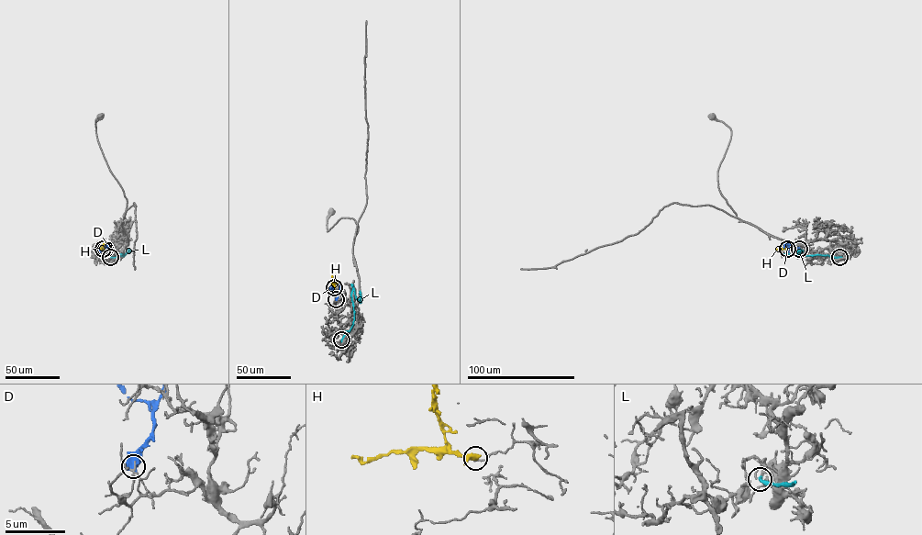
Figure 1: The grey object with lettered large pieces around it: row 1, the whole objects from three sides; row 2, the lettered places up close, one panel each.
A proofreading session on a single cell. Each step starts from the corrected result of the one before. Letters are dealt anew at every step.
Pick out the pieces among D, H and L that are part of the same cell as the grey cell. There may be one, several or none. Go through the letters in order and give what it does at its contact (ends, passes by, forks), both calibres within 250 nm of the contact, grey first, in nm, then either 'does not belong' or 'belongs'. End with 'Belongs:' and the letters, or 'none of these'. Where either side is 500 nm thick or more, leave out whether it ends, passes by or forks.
D: calibres 160 and 700 nm; does not belong
H: it passes by; calibres 160 and 320 nm; does not belong
L: it passes by; calibres 120 and 240 nm; does not belong
Belongs: none of these

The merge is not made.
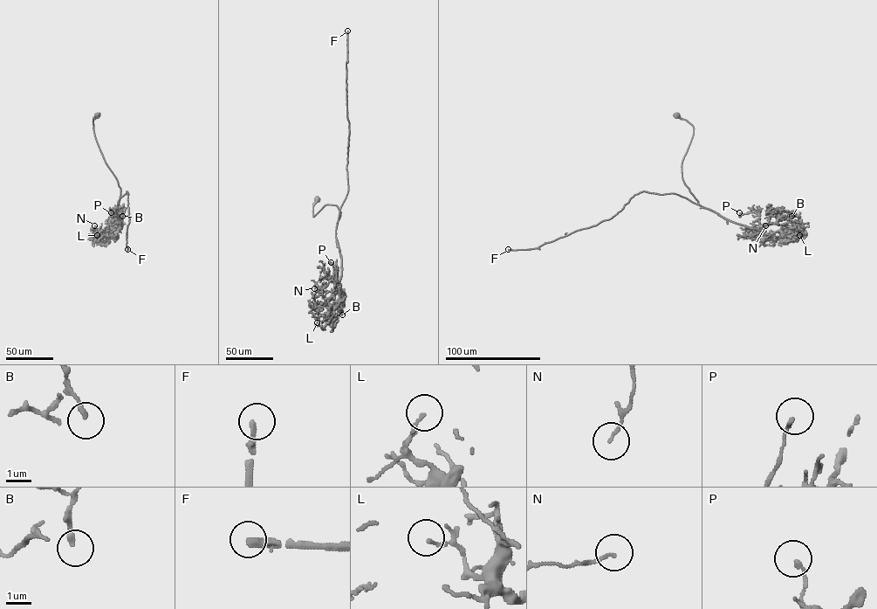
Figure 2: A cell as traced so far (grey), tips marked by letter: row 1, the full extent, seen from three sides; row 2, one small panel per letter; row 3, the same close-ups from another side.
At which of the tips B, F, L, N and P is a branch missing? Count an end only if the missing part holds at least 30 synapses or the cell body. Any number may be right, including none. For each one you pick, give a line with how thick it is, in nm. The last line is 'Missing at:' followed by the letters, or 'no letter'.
F: 240 nm
Missing at: F

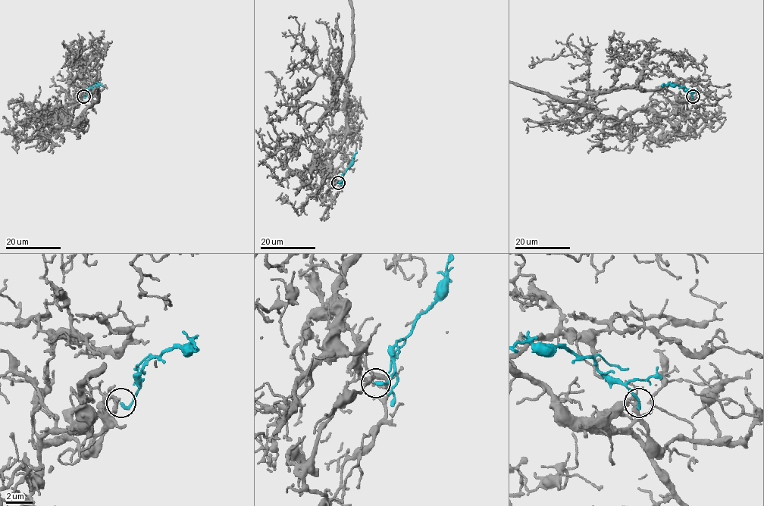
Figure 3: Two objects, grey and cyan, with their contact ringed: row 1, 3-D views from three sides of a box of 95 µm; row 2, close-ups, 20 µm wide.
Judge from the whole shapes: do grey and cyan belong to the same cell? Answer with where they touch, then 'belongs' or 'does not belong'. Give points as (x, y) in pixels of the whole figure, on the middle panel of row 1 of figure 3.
(338, 182) | belongs

